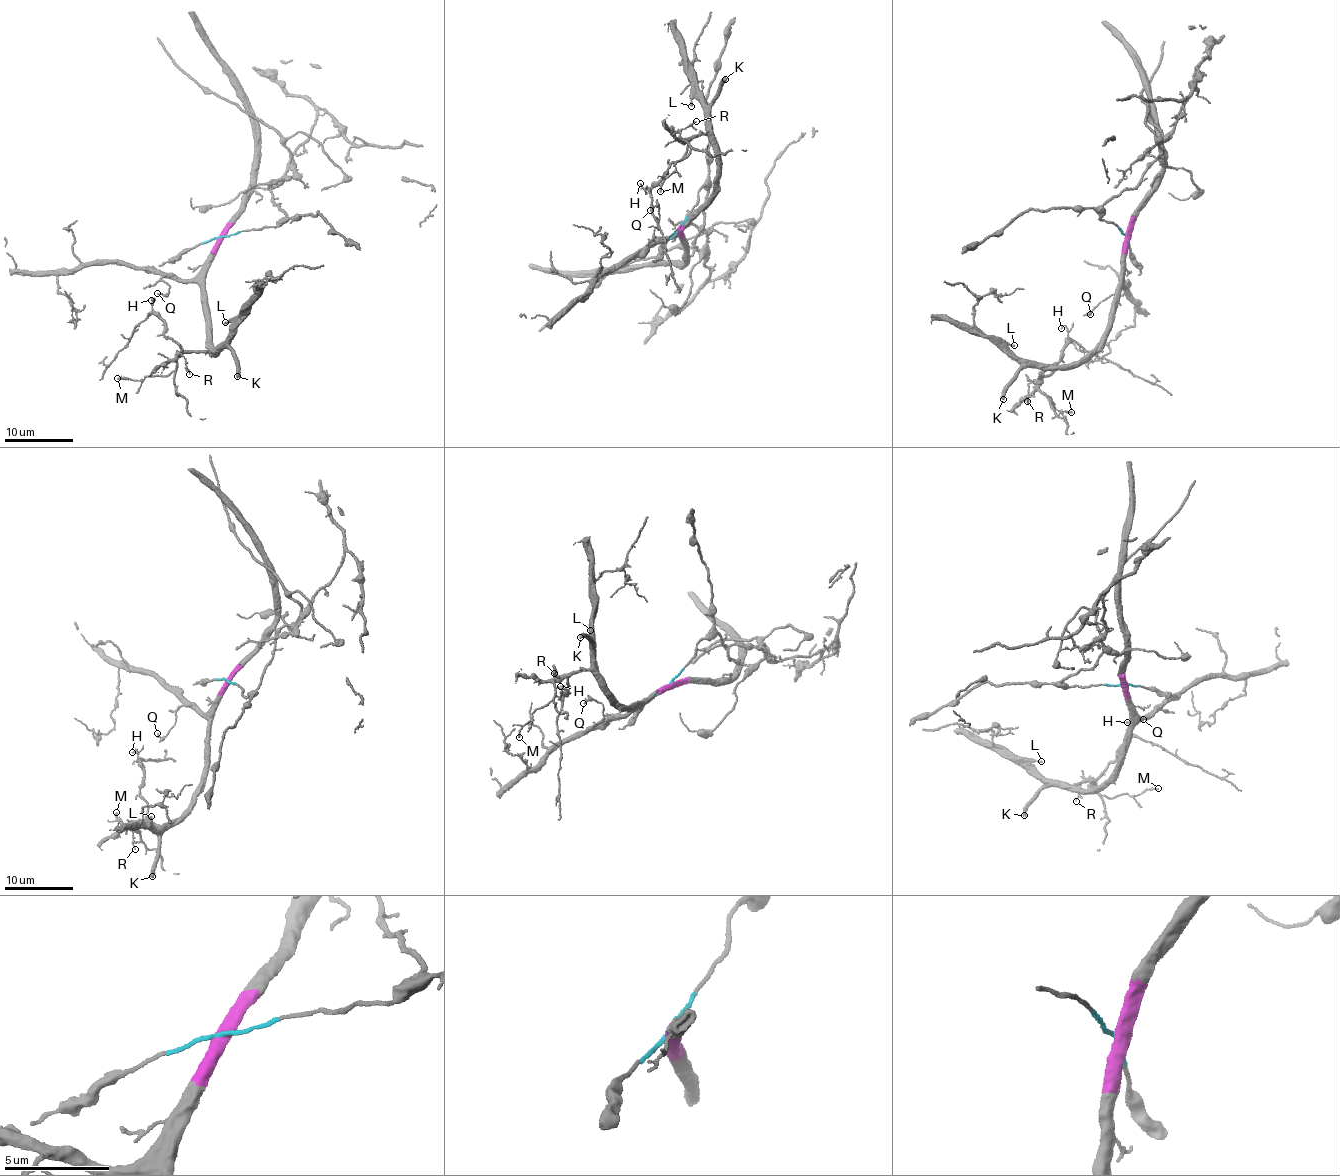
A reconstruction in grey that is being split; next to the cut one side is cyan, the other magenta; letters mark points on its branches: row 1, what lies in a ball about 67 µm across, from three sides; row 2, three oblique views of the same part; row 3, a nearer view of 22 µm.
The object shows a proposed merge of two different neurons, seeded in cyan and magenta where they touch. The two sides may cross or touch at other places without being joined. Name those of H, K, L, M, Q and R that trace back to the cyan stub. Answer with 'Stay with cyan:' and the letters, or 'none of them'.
Stay with cyan: none of them

